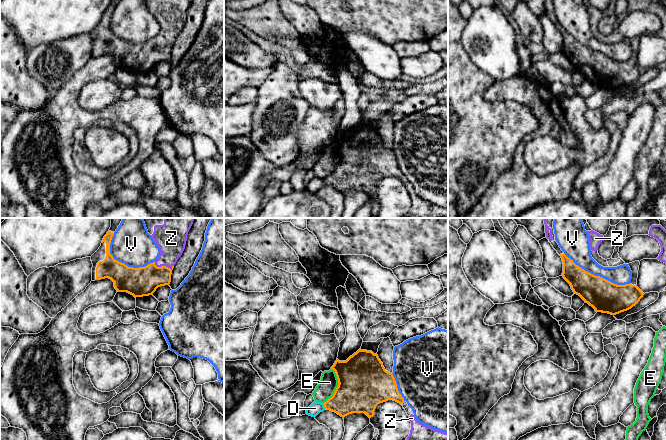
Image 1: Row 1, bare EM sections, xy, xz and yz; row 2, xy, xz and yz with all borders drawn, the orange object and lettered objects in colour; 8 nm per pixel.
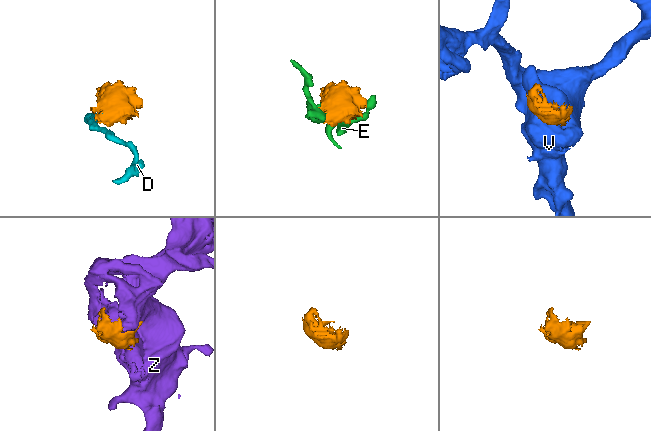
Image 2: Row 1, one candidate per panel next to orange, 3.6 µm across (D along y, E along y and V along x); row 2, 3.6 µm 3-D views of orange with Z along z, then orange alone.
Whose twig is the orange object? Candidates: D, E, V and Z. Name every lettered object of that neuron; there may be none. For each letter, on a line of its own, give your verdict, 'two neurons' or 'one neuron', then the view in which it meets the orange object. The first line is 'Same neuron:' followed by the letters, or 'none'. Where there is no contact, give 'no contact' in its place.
Same neuron: Z
D: two neurons; contact in xz
E: two neurons; contact in xz
V: two neurons; contact in yz
Z: one neuron; contact in xy

